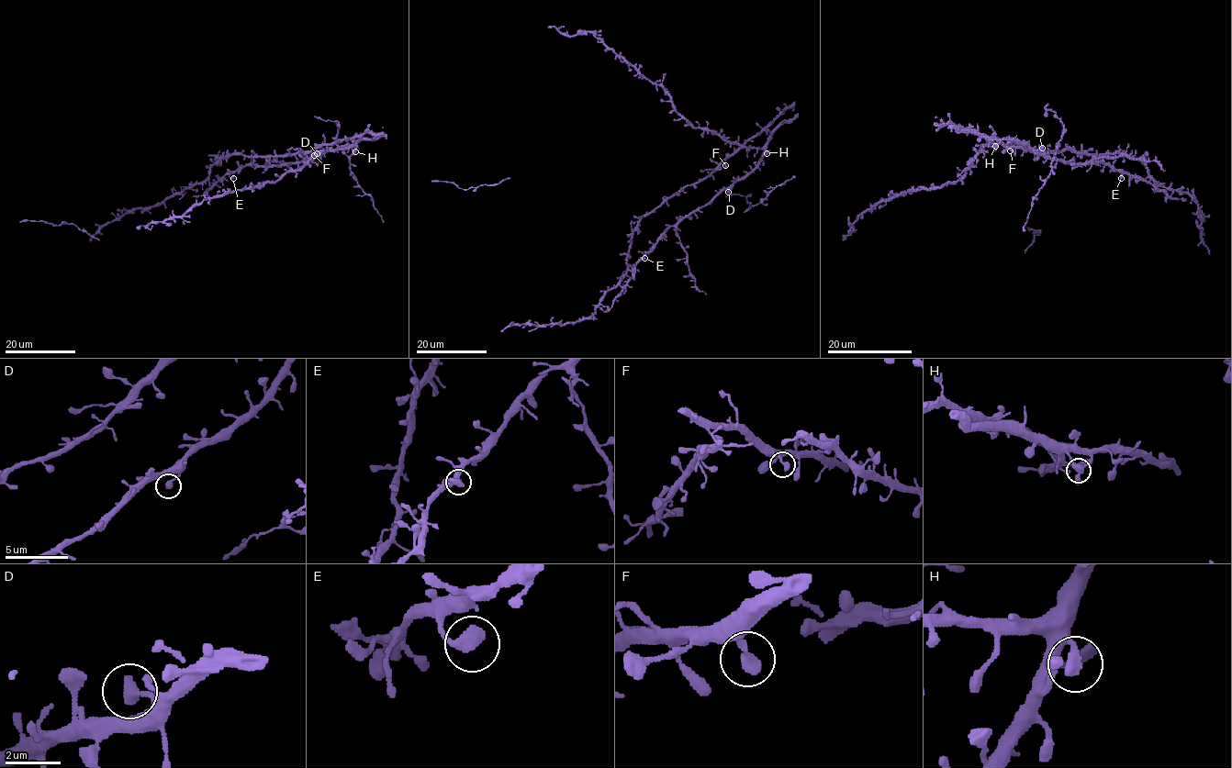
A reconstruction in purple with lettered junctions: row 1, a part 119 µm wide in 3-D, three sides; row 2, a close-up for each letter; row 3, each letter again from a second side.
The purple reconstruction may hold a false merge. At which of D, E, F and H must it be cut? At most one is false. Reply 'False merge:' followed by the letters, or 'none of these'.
False merge: none of these

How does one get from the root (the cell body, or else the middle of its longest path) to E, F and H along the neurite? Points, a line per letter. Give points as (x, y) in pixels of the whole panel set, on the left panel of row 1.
E: (226, 158), (215, 160), (211, 166), (209, 184), (213, 185), (226, 174), (233, 178)
F: (226, 158), (231, 154), (285, 157), (310, 151), (314, 155)
H: (226, 158), (231, 154), (285, 157), (311, 152), (323, 145), (331, 145), (336, 150), (354, 146), (356, 151)

